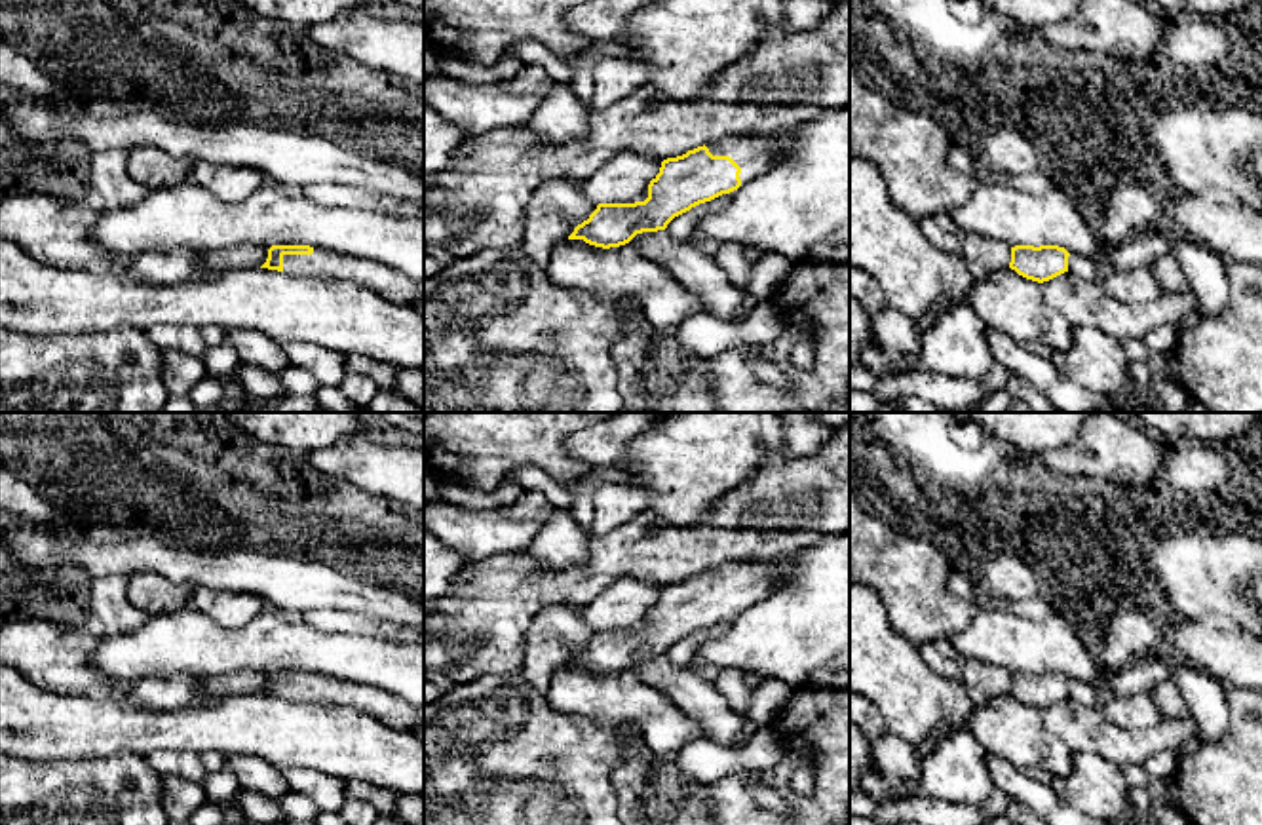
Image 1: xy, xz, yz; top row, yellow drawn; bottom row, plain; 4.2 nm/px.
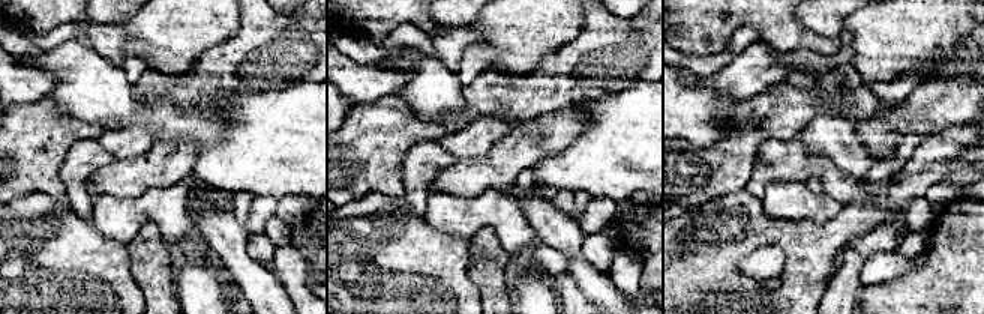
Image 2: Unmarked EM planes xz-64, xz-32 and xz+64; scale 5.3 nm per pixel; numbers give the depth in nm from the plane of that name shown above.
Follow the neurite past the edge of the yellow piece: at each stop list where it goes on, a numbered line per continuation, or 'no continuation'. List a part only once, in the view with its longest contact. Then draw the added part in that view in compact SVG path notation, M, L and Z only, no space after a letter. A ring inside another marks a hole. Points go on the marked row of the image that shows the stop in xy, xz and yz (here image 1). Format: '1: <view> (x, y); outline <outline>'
1: xz (753, 153); outline M736 133L705 146L713 156L730 156L741 167L741 182L764 173L781 156L775 133Z

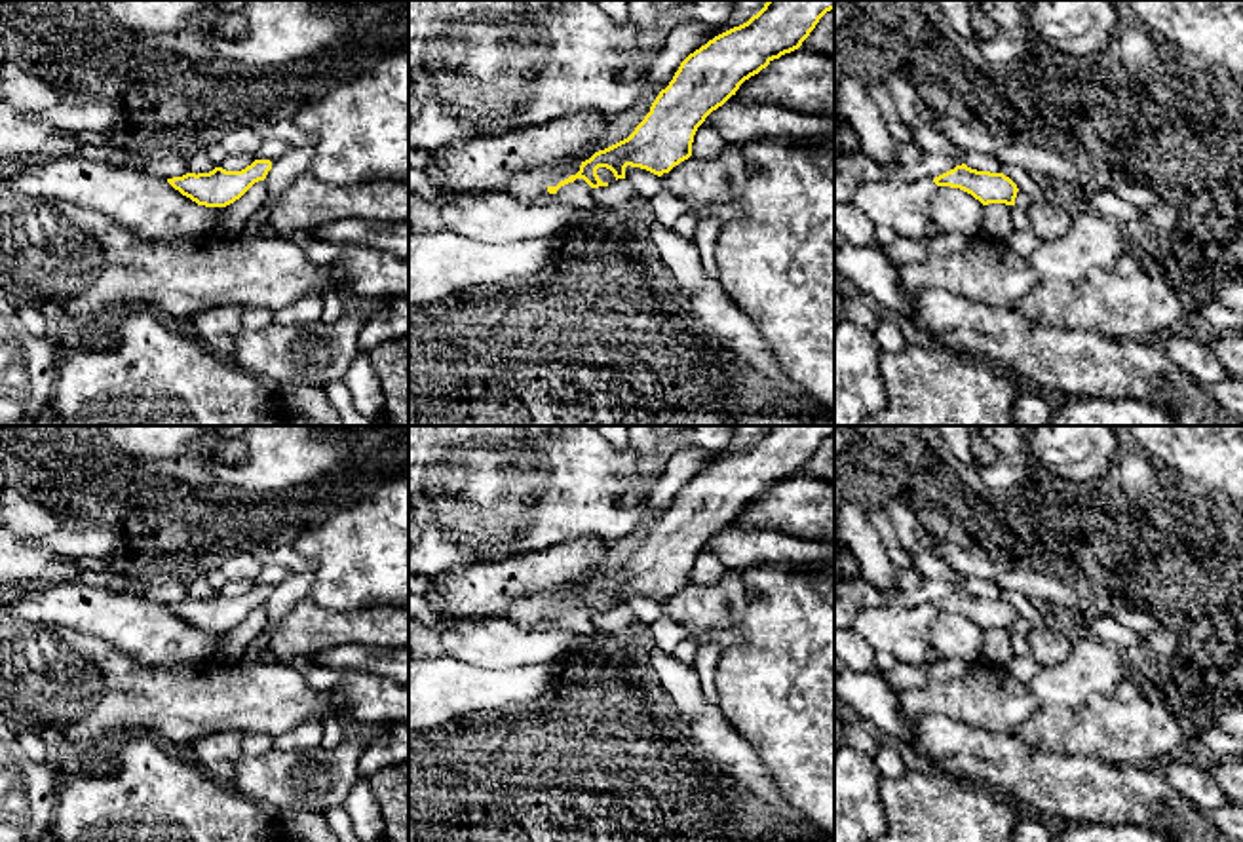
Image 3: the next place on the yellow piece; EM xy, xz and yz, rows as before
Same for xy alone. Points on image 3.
no continuation

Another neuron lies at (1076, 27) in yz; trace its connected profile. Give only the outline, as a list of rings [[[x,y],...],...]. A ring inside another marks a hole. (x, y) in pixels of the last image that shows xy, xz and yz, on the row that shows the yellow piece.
[[[1036,0],[1028,11],[1030,32],[1064,57],[1093,57],[1106,48],[1118,21],[1110,0]]]

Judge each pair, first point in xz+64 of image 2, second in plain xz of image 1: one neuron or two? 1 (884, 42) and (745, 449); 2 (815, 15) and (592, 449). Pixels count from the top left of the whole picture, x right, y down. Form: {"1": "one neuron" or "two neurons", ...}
{"1": "one neuron", "2": "one neuron"}

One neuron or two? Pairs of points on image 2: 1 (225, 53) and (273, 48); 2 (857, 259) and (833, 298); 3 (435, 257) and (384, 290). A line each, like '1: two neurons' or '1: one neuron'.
1: one neuron
2: one neuron
3: one neuron

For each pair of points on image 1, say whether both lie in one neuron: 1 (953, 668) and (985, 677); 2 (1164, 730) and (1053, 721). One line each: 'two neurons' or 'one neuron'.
1: one neuron
2: one neuron

